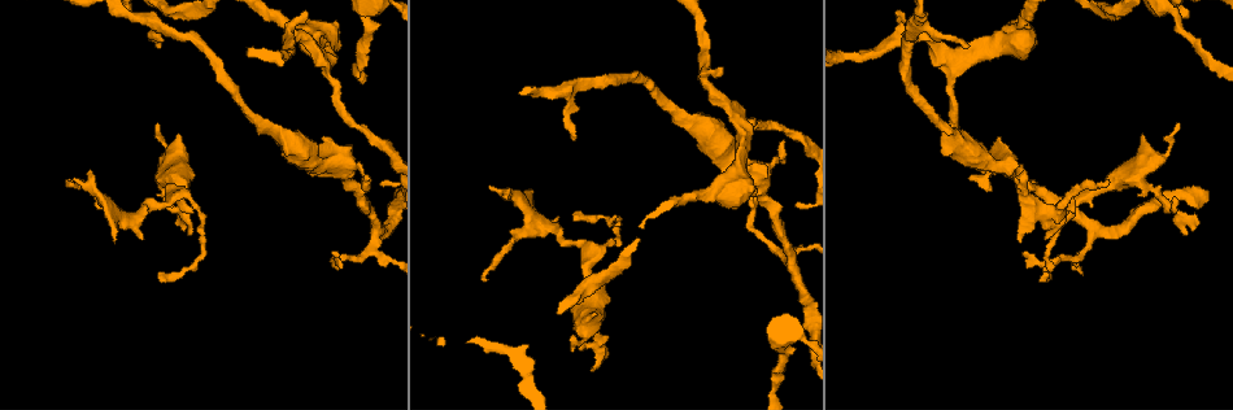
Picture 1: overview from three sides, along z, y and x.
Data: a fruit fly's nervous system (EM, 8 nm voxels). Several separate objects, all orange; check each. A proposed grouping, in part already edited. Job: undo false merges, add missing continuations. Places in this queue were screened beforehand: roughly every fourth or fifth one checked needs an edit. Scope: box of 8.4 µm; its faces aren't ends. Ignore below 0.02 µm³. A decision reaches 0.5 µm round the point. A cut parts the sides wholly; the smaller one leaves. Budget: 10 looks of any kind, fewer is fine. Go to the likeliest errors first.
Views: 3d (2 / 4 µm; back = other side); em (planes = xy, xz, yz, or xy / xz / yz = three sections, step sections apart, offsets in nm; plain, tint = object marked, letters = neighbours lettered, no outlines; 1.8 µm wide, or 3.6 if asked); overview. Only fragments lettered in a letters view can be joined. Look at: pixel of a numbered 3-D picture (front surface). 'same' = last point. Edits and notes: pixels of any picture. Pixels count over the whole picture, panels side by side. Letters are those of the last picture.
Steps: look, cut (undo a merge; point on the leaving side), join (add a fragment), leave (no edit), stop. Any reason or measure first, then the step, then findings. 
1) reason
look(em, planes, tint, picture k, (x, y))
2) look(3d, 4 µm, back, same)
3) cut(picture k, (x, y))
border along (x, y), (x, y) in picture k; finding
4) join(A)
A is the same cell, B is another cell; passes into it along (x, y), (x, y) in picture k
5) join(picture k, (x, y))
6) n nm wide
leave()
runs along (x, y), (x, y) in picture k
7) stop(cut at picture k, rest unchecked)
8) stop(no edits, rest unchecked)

branch stops here
look(3d, 4 µm, back, picture 1, (490, 189))

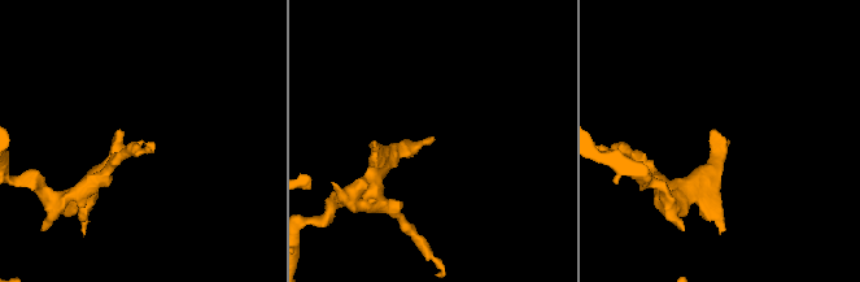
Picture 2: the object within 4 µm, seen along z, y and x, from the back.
need the tissue
look(em, xy, step 4, letters, picture 2, (431, 136))

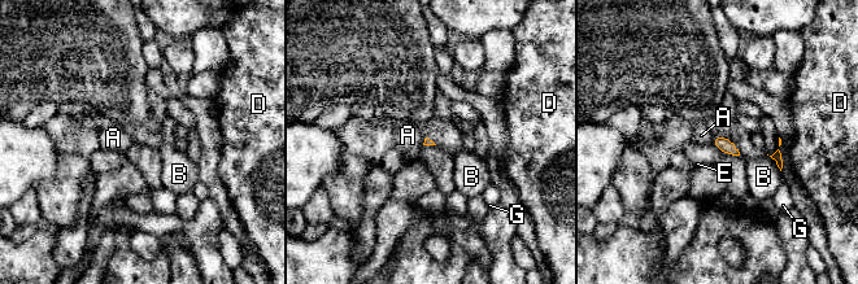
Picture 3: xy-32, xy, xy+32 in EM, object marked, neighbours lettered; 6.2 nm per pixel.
leave()
A, B, D, E and G are other cells; border along (713, 143), (721, 151) in picture 3; none of them fits

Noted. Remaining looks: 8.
look(3d, 2 µm, picture 1, (157, 127))

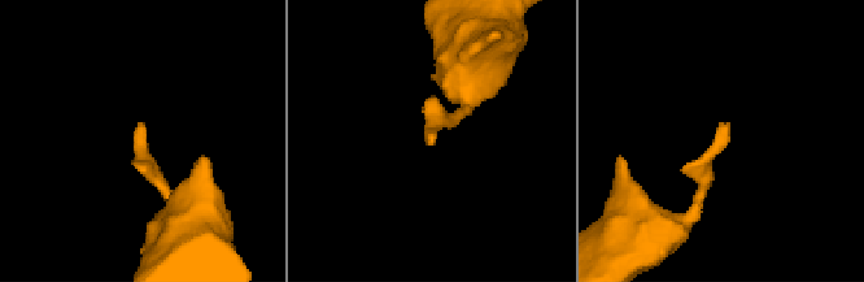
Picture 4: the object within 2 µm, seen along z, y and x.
now the EM
look(em, 3.6 µm, xy, step 4, letters, picture 4, (726, 125))

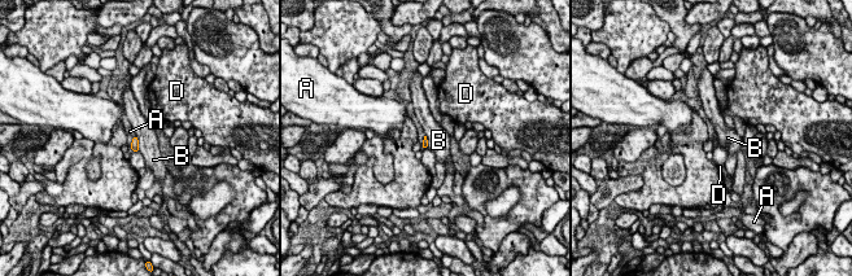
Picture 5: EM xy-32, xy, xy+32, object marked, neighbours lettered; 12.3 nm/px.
look(em, 3.6 µm, planes, letters, same)

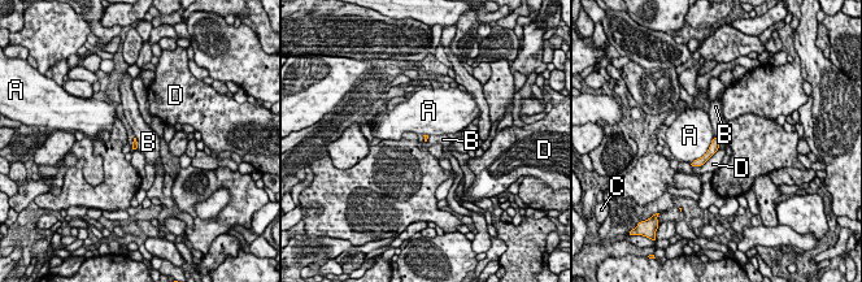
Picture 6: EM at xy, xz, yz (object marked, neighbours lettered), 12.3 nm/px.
leave()
A, B, C and D are other cells; none of them fits

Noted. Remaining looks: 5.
thin end
look(3d, 4 µm, picture 1, (1046, 238))

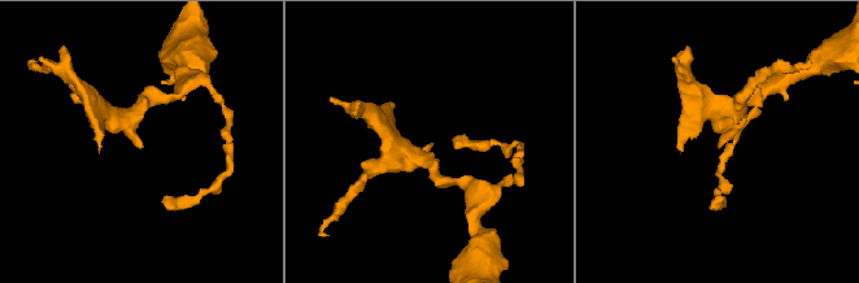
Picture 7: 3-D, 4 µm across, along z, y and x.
look(em, planes, letters, picture 7, (429, 143))

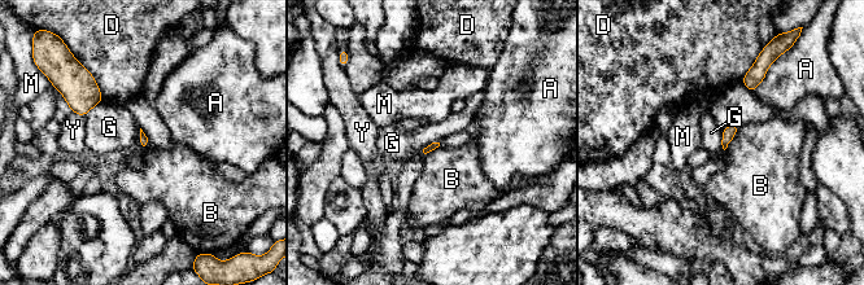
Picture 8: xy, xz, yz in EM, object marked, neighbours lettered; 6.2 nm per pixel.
leave()
A, B, D, G, M and Y are other cells; border along (139, 128), (139, 145), (143, 149) in picture 8; no lettered fragment goes on from it

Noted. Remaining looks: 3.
free end
look(em, planes, letters, picture 1, (1107, 180))

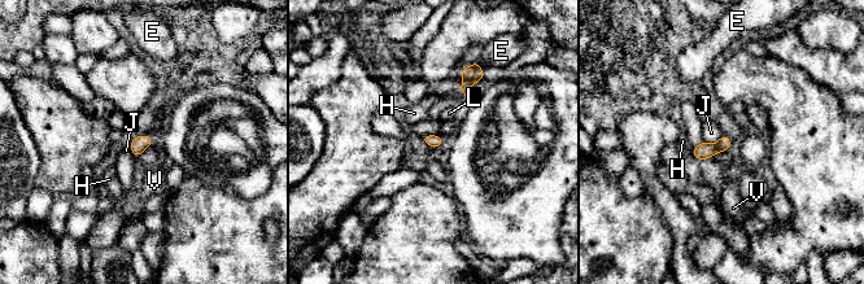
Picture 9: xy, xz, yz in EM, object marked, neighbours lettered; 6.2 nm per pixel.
leave()
E, H, J, L and V are other cells; border along (721, 134), (715, 143), (703, 142) in picture 9; none of them fits

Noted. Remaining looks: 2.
stop(no edits, rest unchecked)

